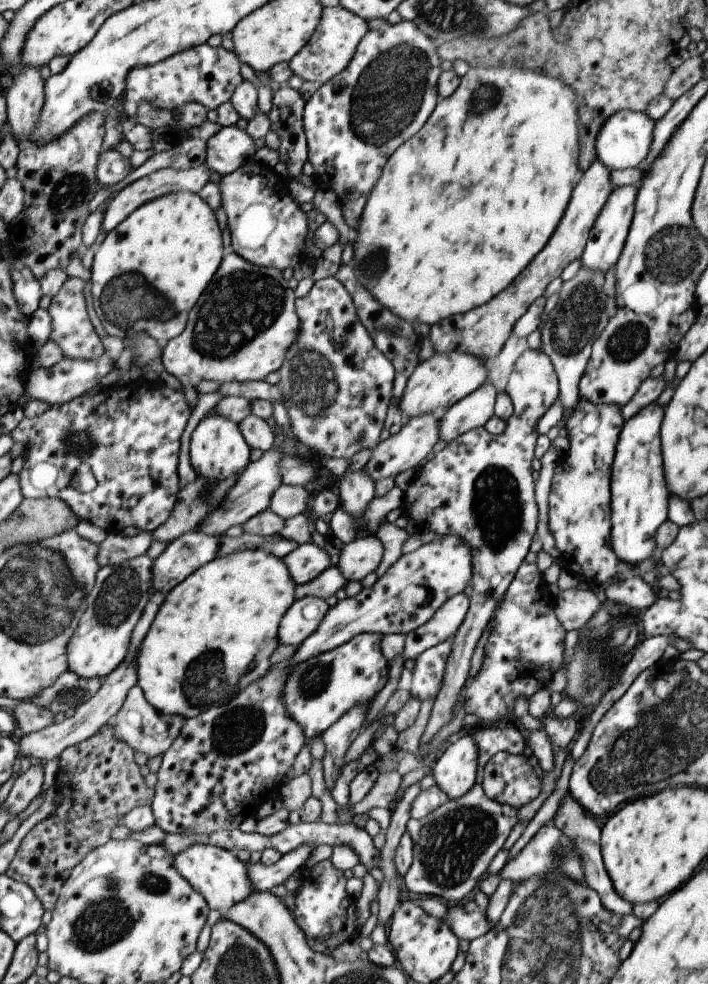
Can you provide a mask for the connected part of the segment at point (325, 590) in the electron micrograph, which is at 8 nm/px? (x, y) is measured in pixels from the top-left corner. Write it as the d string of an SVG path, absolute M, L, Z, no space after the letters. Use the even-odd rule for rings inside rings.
M334 565L327 567L321 574L313 580L302 585L295 585L293 594L294 600L303 597L317 597L325 599L337 592L337 589L344 588L347 581L340 575L338 568Z

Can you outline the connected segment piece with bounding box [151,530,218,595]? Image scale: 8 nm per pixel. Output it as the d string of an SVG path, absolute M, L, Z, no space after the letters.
M196 530L180 534L152 560L151 586L167 594L194 570L215 558L217 547L218 537L201 535Z

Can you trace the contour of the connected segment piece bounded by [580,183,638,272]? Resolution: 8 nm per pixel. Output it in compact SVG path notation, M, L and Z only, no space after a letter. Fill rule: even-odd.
M638 183L633 185L616 186L610 190L602 209L595 217L588 232L588 237L580 256L580 264L590 269L605 272L613 266L623 248L628 228L634 211L634 202L638 193Z

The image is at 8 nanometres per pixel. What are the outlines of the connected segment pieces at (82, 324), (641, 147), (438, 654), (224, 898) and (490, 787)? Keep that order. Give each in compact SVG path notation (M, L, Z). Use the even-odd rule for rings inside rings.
M69 276L65 282L61 284L61 288L46 308L51 321L51 330L48 340L52 340L61 351L63 357L75 360L93 360L101 356L103 345L101 339L93 330L93 326L89 322L89 316L85 309L85 298L83 297L83 286L85 281L79 279L79 276Z
M628 110L614 112L598 128L594 140L596 159L609 171L622 168L637 168L638 162L642 162L649 150L653 125L654 121L647 118L644 112Z
M452 637L417 655L411 671L410 696L417 697L420 702L428 697L434 700L442 681L439 679L444 673L451 639Z
M191 845L173 855L174 869L194 888L207 903L208 910L217 910L223 918L228 908L248 898L253 892L247 876L250 862L242 862L235 854L215 845Z
M511 752L494 754L482 770L482 791L484 795L499 804L508 804L517 810L539 794L541 784L533 768L534 761L529 756L515 755Z

